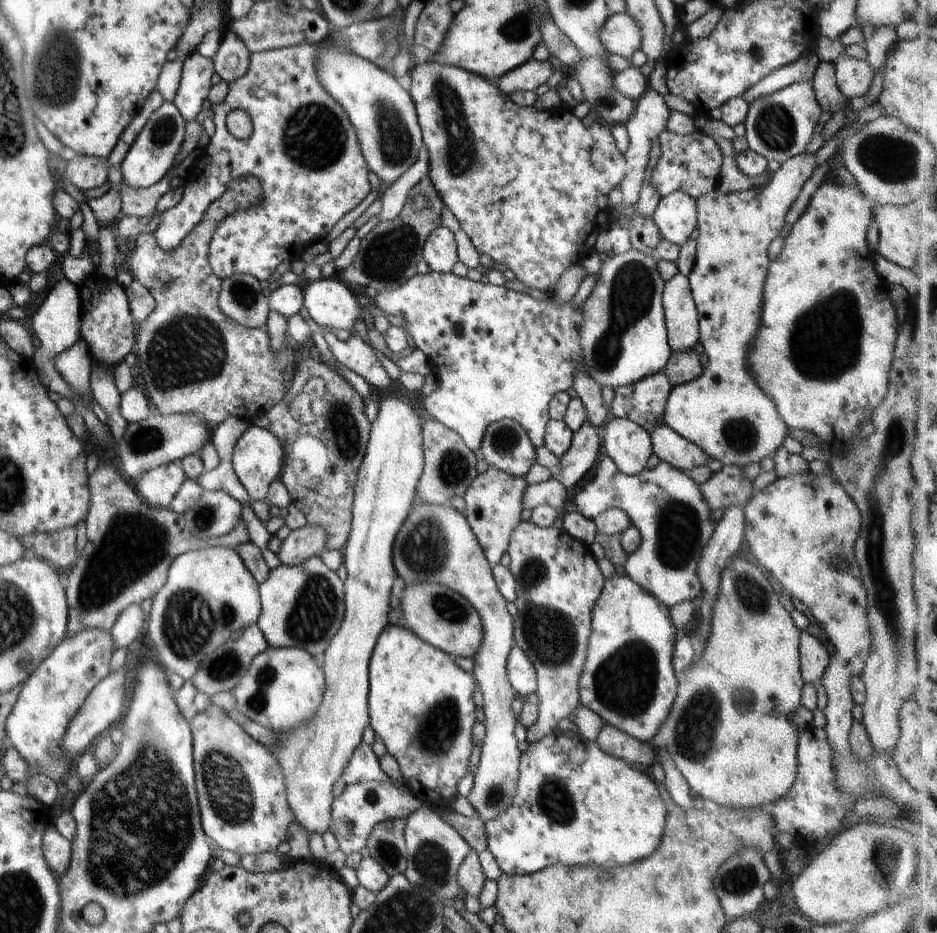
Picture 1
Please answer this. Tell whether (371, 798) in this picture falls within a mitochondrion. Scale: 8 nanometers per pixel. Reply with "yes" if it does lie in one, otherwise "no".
yes

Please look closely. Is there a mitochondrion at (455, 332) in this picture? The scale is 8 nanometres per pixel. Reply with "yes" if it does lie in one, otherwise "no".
yes

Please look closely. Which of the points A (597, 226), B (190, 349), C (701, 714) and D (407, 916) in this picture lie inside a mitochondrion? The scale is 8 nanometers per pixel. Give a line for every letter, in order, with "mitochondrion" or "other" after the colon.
A: other
B: mitochondrion
C: mitochondrion
D: mitochondrion

